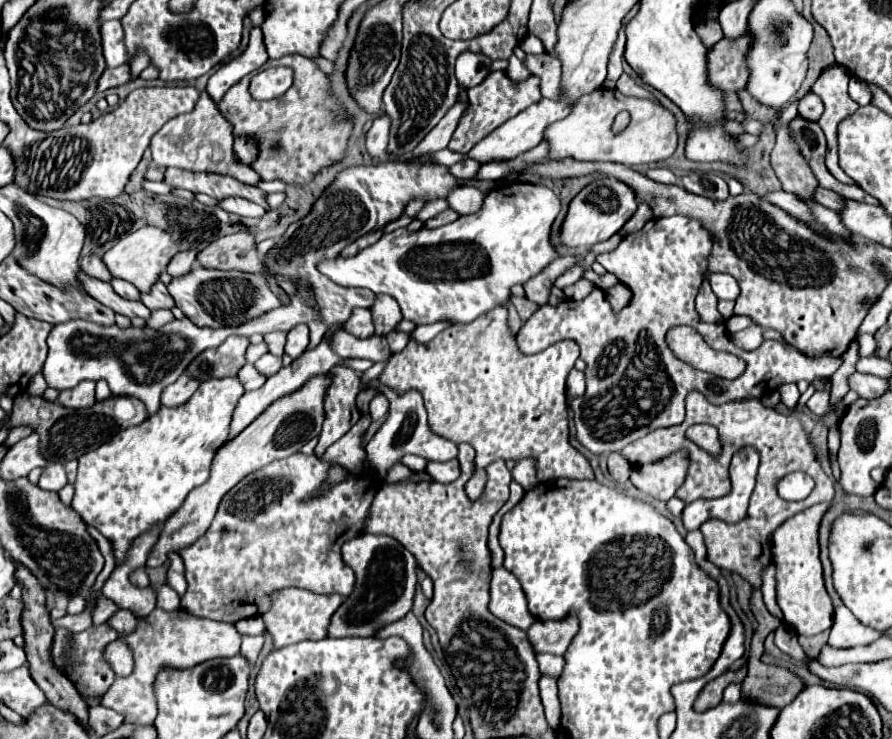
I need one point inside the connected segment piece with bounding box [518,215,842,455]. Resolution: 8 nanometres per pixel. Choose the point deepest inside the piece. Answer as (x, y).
(634, 384)

